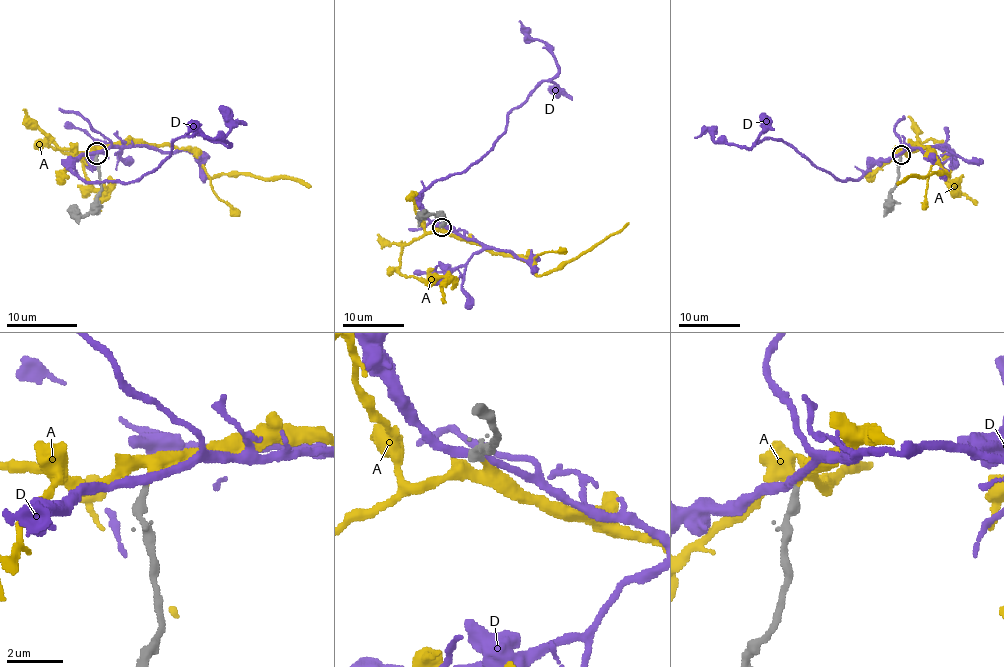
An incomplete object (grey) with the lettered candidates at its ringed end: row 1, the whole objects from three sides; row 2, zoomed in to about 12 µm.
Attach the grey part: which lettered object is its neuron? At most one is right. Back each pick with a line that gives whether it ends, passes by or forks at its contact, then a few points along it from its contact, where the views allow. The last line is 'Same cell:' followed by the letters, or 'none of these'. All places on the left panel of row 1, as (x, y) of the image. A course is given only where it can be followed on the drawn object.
A: it passes by; it runs (97, 153), (122, 143), (191, 148), (201, 159), (201, 169), (208, 176), (253, 175), (304, 180), (311, 185)
Same cell: A

